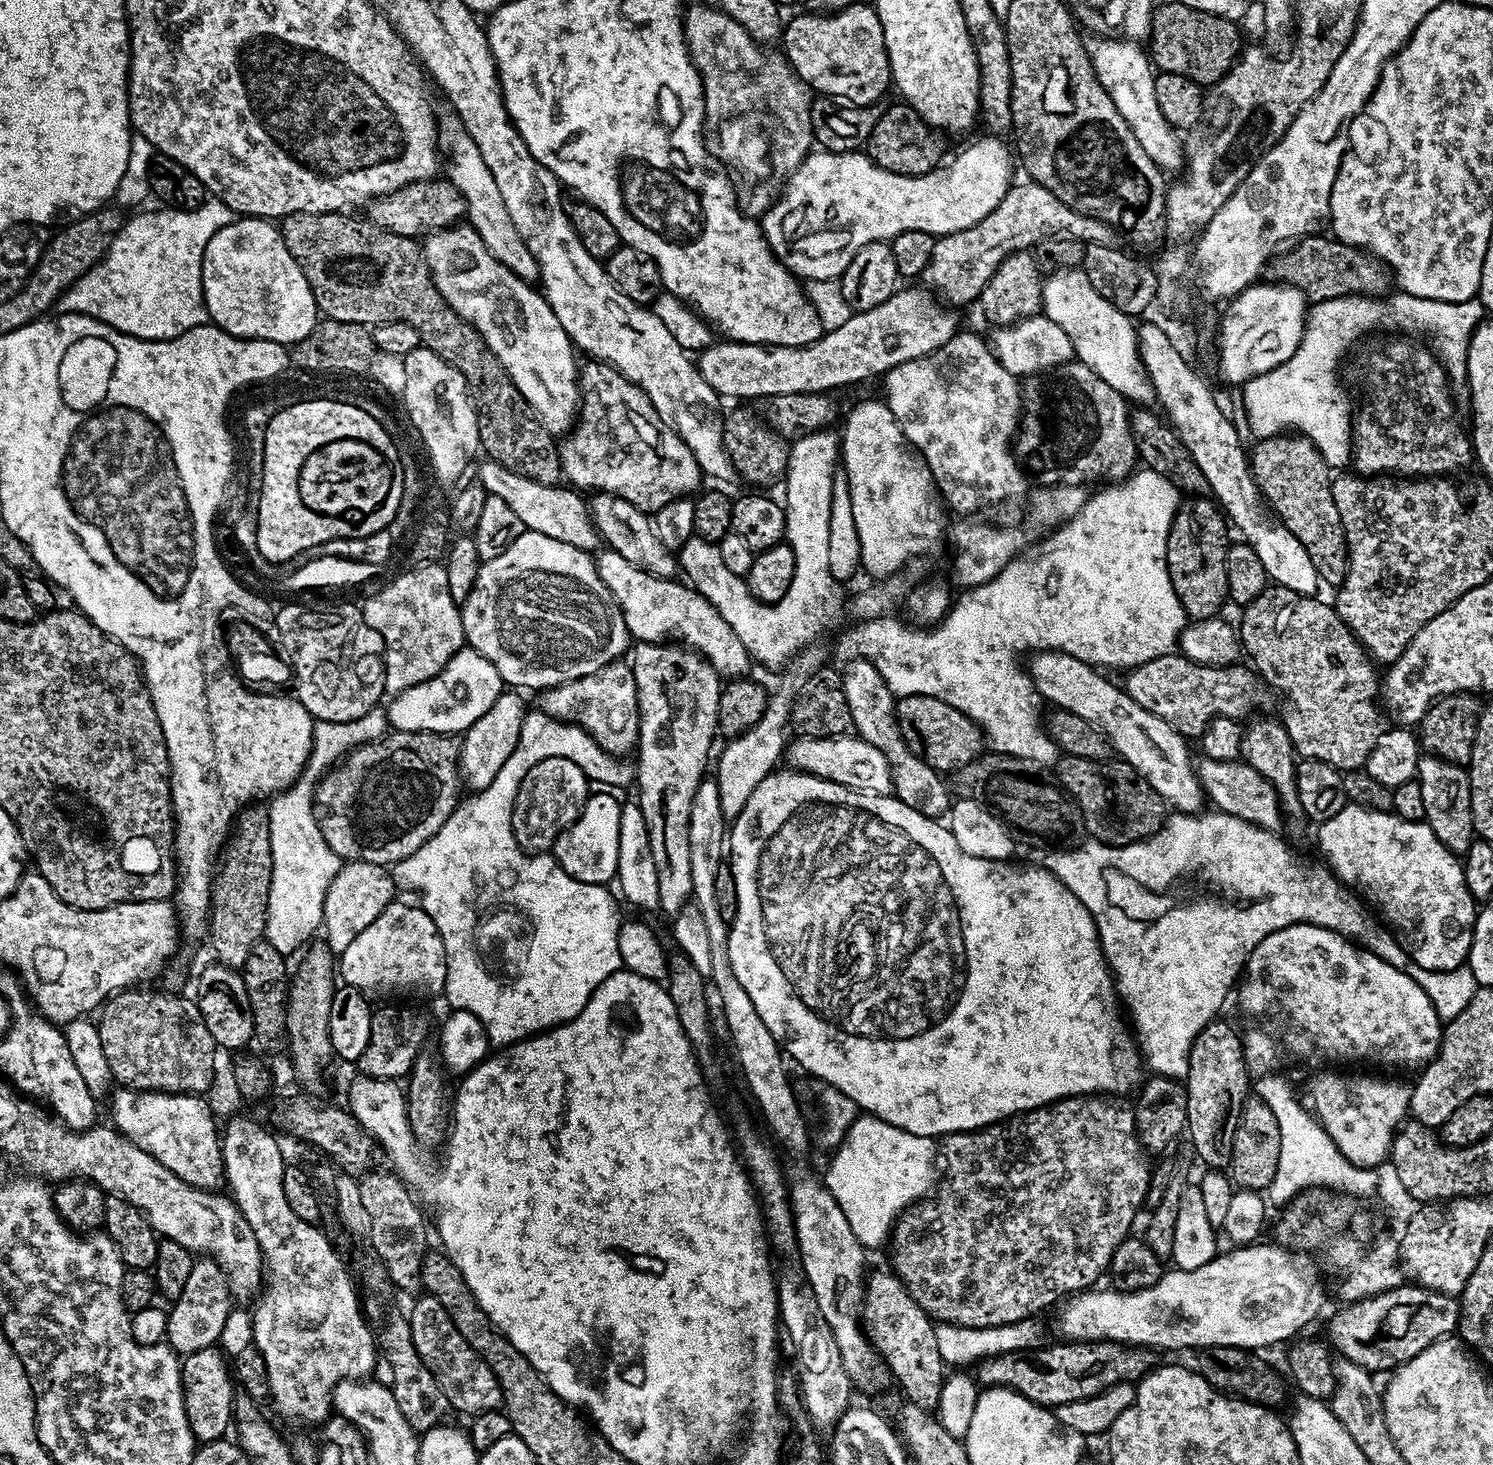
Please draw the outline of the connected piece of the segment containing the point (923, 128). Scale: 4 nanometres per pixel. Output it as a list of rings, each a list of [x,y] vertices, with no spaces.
[[[897,102],[881,111],[874,130],[870,130],[866,153],[882,170],[898,175],[924,175],[941,163],[944,144],[940,139],[941,133],[929,128],[928,123],[909,104]]]

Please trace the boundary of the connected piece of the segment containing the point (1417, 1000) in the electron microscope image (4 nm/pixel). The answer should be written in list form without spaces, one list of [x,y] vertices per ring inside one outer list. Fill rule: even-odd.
[[[1291,924],[1282,930],[1274,930],[1270,934],[1266,934],[1266,938],[1262,938],[1262,942],[1258,942],[1258,946],[1254,946],[1254,950],[1248,956],[1248,962],[1242,969],[1242,979],[1238,984],[1238,992],[1240,988],[1240,1008],[1248,1016],[1265,1016],[1268,1020],[1288,1020],[1288,1024],[1292,1028],[1297,1028],[1300,1032],[1288,1032],[1285,1036],[1275,1036],[1268,1028],[1252,1028],[1247,1033],[1243,1033],[1244,1041],[1244,1061],[1248,1063],[1249,1073],[1253,1077],[1267,1076],[1280,1064],[1280,1059],[1287,1052],[1293,1052],[1300,1060],[1305,1060],[1308,1064],[1320,1064],[1316,1066],[1324,1066],[1329,1060],[1332,1066],[1348,1066],[1351,1060],[1373,1060],[1376,1064],[1389,1064],[1392,1068],[1416,1068],[1428,1063],[1433,1056],[1436,1055],[1437,1049],[1440,1048],[1440,1037],[1442,1035],[1442,1021],[1438,1018],[1438,1014],[1434,1010],[1434,1006],[1430,1002],[1430,998],[1426,994],[1426,990],[1422,990],[1422,986],[1418,986],[1418,982],[1414,982],[1414,978],[1410,978],[1402,970],[1398,970],[1394,966],[1390,966],[1382,958],[1378,958],[1374,953],[1369,952],[1353,941],[1347,940],[1345,936],[1339,936],[1337,932],[1332,932],[1329,928],[1322,926],[1314,926],[1313,924]]]

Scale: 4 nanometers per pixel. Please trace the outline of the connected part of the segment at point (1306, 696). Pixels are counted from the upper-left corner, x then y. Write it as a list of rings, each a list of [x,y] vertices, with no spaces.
[[[1269,586],[1264,588],[1262,592],[1258,594],[1256,598],[1254,598],[1254,602],[1250,602],[1249,604],[1243,605],[1242,612],[1244,612],[1244,617],[1241,618],[1240,624],[1238,623],[1239,641],[1242,645],[1243,651],[1246,653],[1246,656],[1248,654],[1249,658],[1252,659],[1252,662],[1250,661],[1251,667],[1255,669],[1255,671],[1258,673],[1259,679],[1263,681],[1264,684],[1266,682],[1269,684],[1270,687],[1277,688],[1277,690],[1280,691],[1282,695],[1284,695],[1284,716],[1282,715],[1282,723],[1284,729],[1286,730],[1286,734],[1290,738],[1290,742],[1292,743],[1295,755],[1306,760],[1317,760],[1318,762],[1326,762],[1330,766],[1334,766],[1335,768],[1341,770],[1363,769],[1364,763],[1366,762],[1366,758],[1368,757],[1368,755],[1370,754],[1370,750],[1374,746],[1374,742],[1378,742],[1378,738],[1382,733],[1384,733],[1385,729],[1385,725],[1383,723],[1380,724],[1381,709],[1378,707],[1378,704],[1378,709],[1376,709],[1376,704],[1374,701],[1372,701],[1375,696],[1377,699],[1378,693],[1381,691],[1382,684],[1381,681],[1378,679],[1378,672],[1376,676],[1377,665],[1373,663],[1368,653],[1364,651],[1364,647],[1362,647],[1359,640],[1356,639],[1355,634],[1353,634],[1353,632],[1351,632],[1350,629],[1342,623],[1342,621],[1340,620],[1340,615],[1336,613],[1335,607],[1333,607],[1331,603],[1323,604],[1323,602],[1320,601],[1320,598],[1317,598],[1316,596],[1303,596],[1302,594],[1298,594],[1294,590],[1286,590],[1285,588],[1281,588],[1279,586]]]

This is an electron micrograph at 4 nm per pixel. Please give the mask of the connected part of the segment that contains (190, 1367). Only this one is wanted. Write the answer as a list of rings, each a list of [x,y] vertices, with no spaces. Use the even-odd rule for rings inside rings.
[[[213,1346],[192,1352],[183,1357],[180,1366],[186,1418],[192,1437],[200,1444],[225,1439],[234,1424],[234,1377],[229,1361],[224,1361],[224,1356],[218,1349],[219,1347]]]

